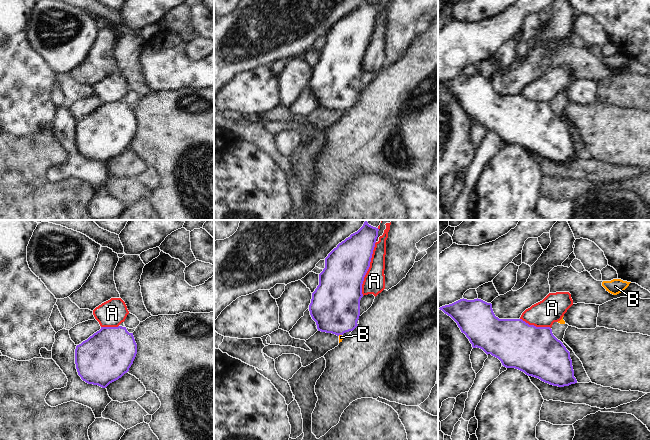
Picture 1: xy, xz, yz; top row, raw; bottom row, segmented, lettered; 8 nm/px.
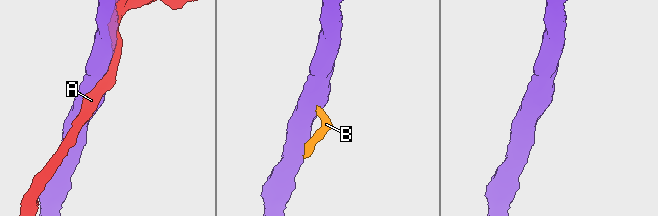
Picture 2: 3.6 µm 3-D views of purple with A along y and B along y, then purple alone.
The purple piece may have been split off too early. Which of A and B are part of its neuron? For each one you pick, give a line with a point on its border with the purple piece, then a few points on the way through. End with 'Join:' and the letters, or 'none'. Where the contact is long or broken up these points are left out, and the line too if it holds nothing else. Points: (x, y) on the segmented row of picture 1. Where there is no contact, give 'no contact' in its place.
Join: none

